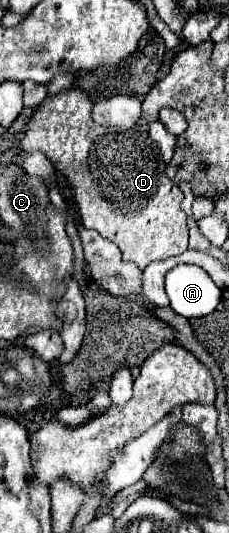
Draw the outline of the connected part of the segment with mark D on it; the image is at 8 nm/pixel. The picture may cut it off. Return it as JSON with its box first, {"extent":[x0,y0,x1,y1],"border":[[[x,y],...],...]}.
{"extent":[22,89,188,269],"border":[[[78,89],[60,91],[54,97],[44,99],[28,121],[22,149],[28,153],[40,151],[52,161],[52,165],[70,181],[70,187],[74,189],[74,201],[84,227],[94,229],[102,237],[114,241],[120,247],[124,261],[132,261],[144,269],[152,261],[170,259],[184,253],[188,249],[186,213],[180,209],[184,193],[172,179],[168,179],[166,163],[162,161],[158,145],[148,133],[136,131],[136,127],[130,131],[114,131],[94,123],[92,107],[94,103],[90,103],[90,99],[86,99],[86,95],[82,95]]]}

